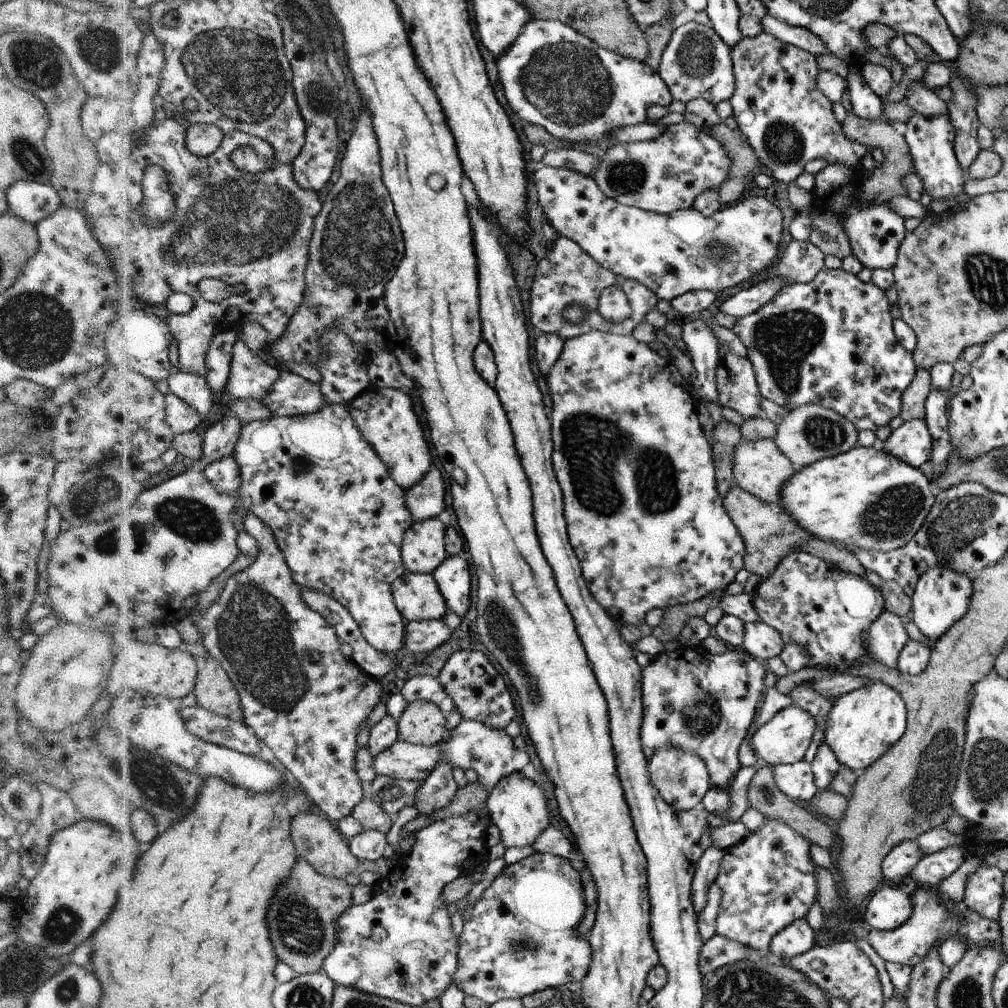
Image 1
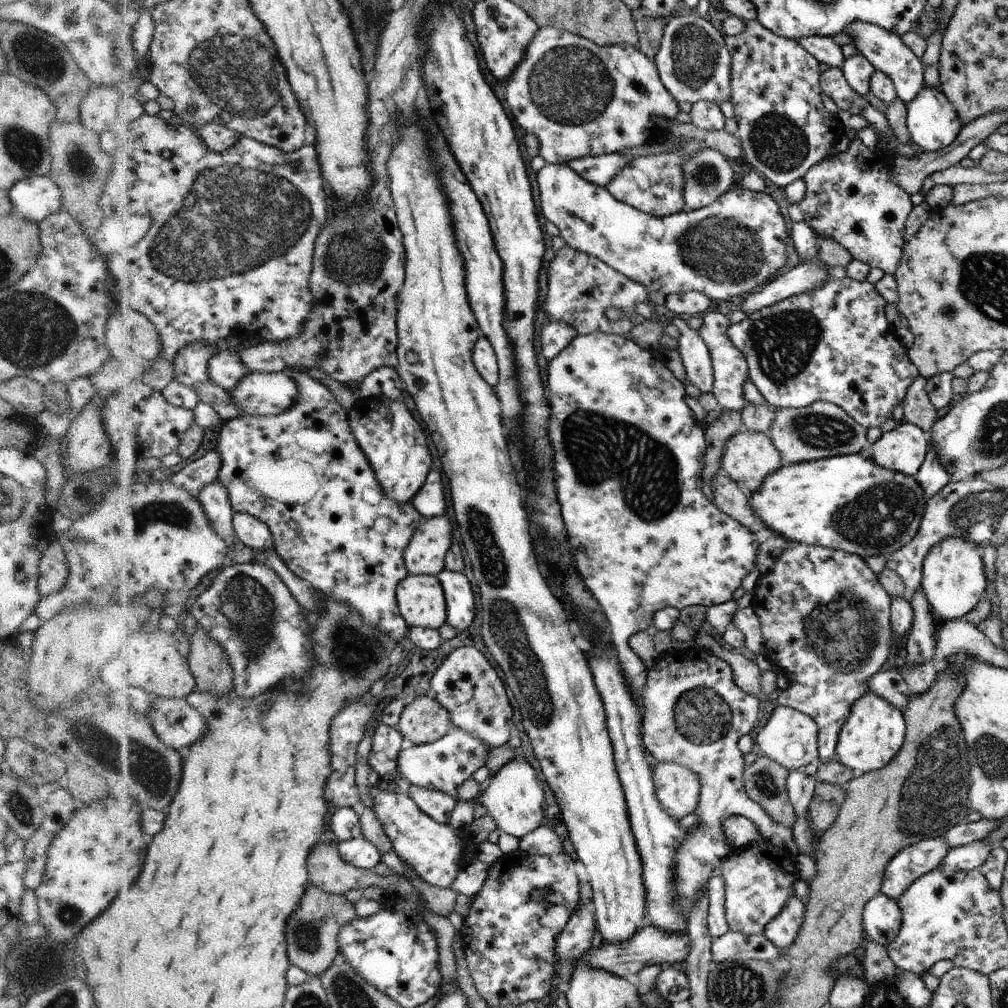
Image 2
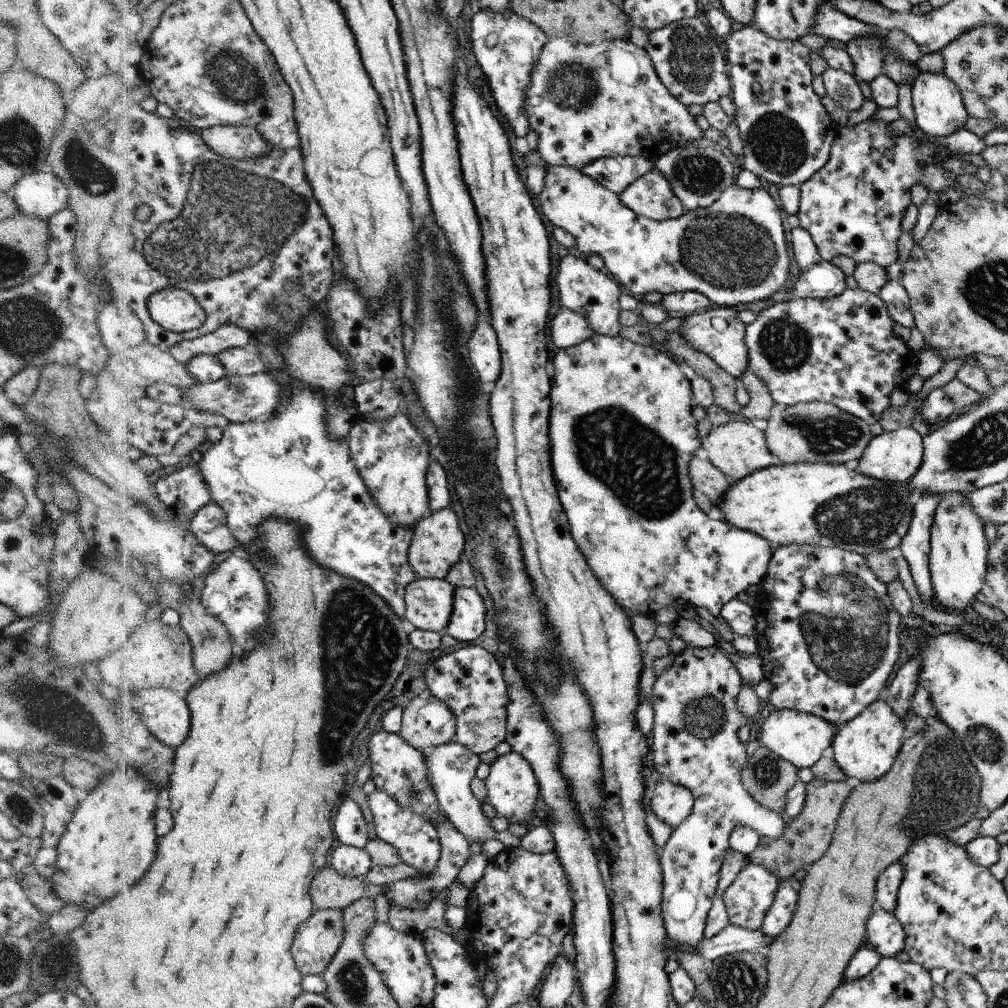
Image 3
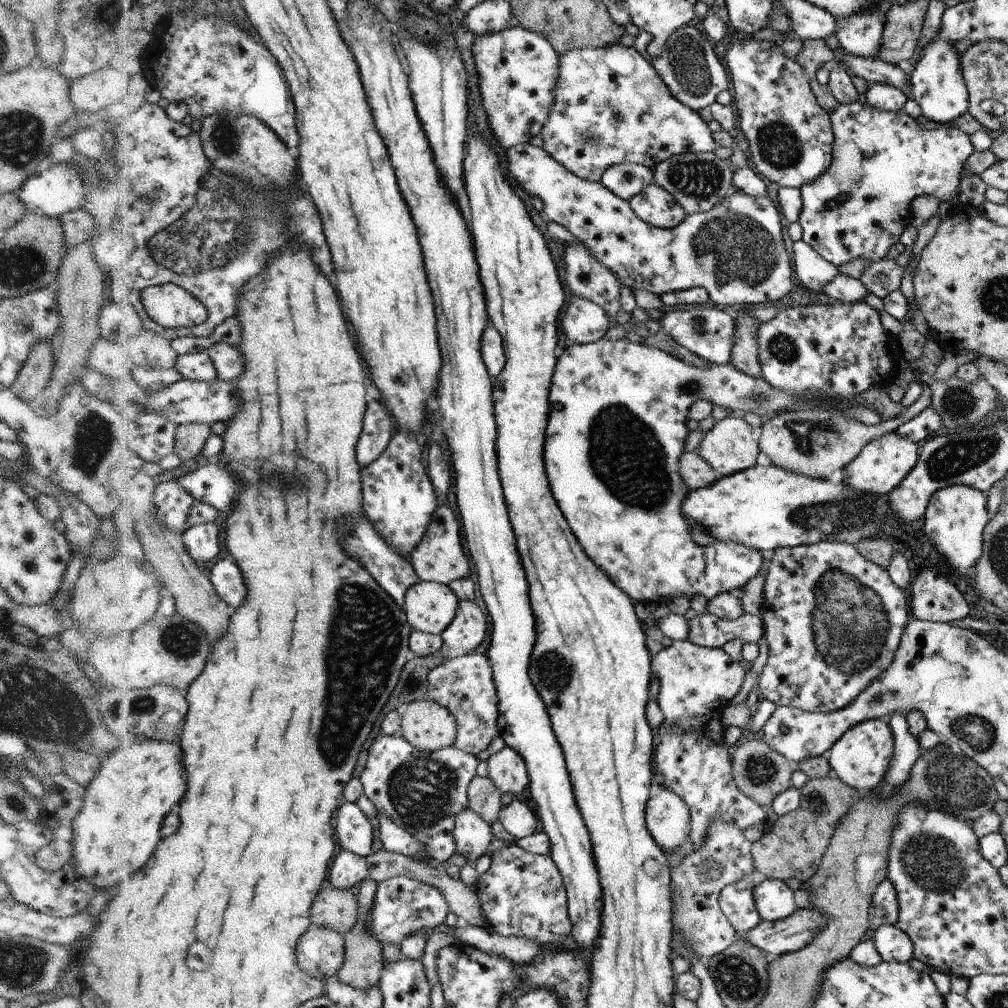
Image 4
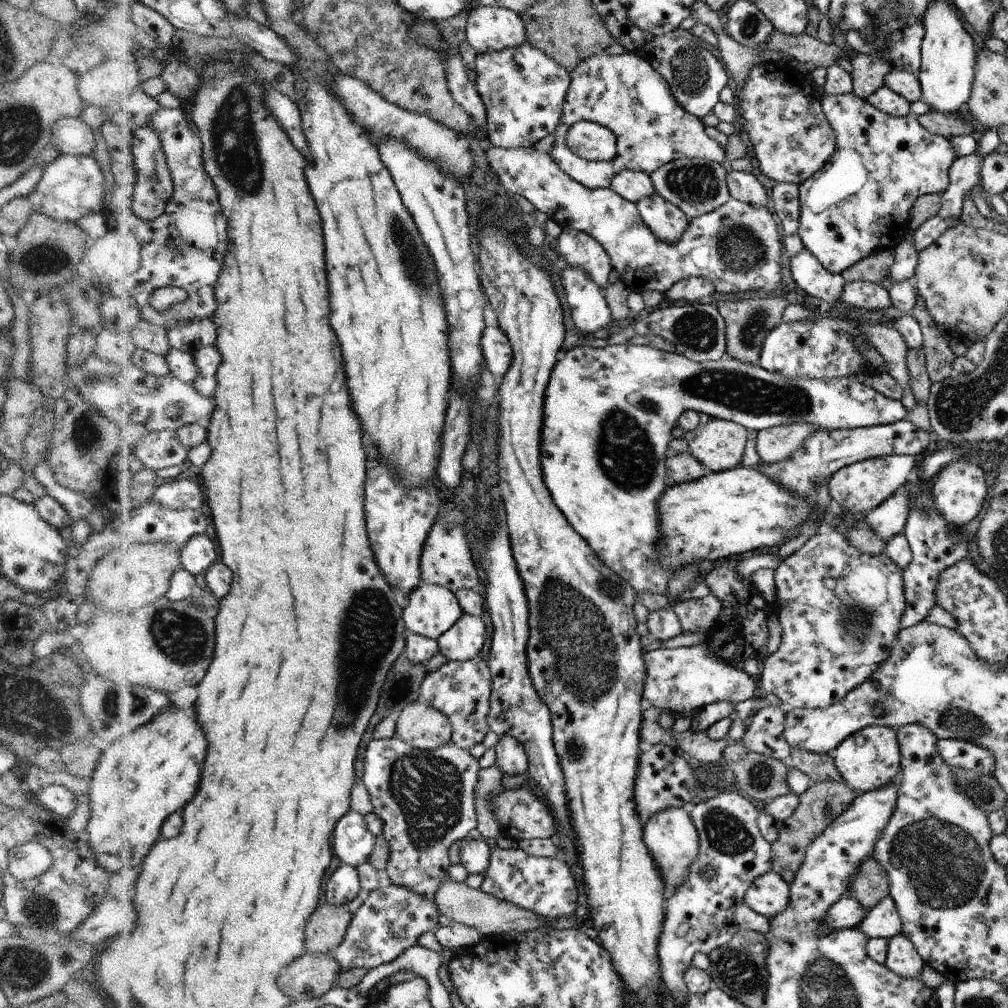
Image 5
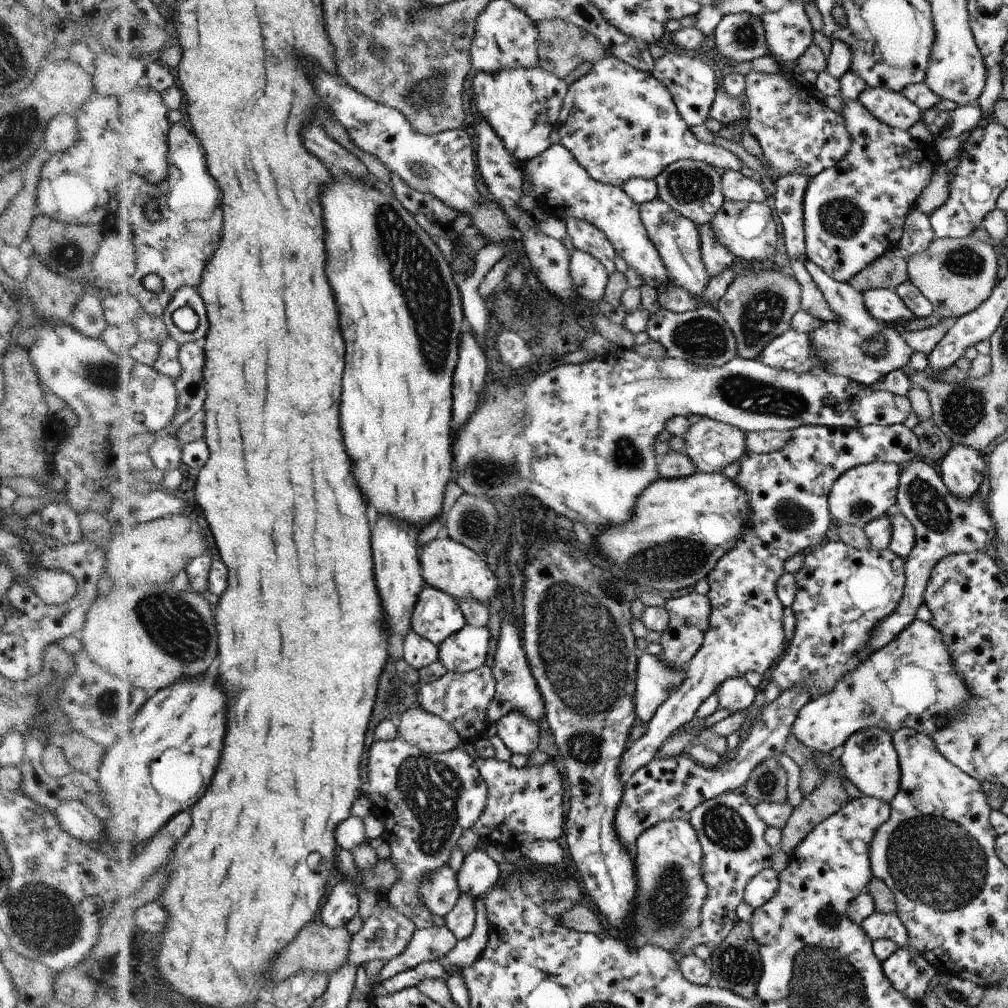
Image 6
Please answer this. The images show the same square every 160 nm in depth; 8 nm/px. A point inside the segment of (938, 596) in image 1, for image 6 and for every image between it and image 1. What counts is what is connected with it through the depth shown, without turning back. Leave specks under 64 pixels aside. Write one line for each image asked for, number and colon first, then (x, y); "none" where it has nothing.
2: (954, 581)
3: (958, 552)
4: (955, 520)
5: (959, 490)
6: (962, 469)

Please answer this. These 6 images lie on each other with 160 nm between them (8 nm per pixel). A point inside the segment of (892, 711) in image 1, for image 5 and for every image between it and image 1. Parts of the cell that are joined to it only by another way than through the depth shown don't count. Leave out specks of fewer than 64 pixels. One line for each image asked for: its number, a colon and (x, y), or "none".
2: (873, 735)
3: (865, 748)
4: (860, 758)
5: (870, 759)

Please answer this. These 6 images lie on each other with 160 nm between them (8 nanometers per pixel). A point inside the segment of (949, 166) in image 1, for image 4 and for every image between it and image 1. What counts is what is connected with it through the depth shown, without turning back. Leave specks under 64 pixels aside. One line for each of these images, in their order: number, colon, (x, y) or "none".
2: (933, 123)
3: (938, 104)
4: (937, 83)

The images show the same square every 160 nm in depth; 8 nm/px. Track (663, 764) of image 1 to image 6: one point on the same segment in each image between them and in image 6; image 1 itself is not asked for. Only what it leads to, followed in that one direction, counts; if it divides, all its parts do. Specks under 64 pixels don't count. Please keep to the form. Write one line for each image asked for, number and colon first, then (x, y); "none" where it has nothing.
2: (678, 787)
3: (671, 803)
4: (669, 818)
5: (671, 836)
6: (669, 856)

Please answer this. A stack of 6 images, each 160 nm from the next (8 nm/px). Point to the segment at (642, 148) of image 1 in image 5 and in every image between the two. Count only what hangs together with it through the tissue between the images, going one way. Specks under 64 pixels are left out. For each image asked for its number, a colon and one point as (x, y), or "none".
2: (654, 184)
3: (652, 196)
4: (654, 205)
5: (666, 220)

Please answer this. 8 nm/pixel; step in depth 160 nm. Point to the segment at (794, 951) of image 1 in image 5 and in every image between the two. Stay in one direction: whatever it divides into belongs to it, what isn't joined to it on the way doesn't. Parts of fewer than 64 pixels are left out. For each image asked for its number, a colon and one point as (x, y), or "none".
2: (781, 931)
3: (781, 913)
4: (775, 901)
5: (769, 895)

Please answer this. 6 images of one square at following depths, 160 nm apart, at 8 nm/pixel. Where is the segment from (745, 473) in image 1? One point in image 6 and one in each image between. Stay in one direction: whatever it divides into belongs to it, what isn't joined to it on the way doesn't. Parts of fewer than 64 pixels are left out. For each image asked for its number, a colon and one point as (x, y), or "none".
2: (748, 458)
3: (738, 449)
4: (729, 447)
5: (720, 445)
6: (711, 445)

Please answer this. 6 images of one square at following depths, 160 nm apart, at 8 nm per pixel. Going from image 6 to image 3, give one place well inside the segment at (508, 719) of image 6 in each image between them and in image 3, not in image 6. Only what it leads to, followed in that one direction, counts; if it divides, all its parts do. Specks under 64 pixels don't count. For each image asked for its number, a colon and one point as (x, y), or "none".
3: (512, 789)
4: (507, 768)
5: (512, 758)

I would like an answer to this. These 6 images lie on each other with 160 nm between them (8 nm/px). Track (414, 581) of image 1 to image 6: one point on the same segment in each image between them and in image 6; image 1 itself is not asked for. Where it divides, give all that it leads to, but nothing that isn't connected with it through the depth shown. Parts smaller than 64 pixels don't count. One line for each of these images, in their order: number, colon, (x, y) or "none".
2: (421, 598)
3: (429, 601)
4: (430, 606)
5: (431, 610)
6: (437, 615)

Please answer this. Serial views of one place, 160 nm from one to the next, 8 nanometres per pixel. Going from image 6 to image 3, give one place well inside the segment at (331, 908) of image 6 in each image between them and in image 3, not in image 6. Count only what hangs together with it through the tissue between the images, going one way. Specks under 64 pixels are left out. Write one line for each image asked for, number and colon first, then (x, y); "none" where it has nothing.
3: (352, 861)
4: (350, 869)
5: (345, 885)

